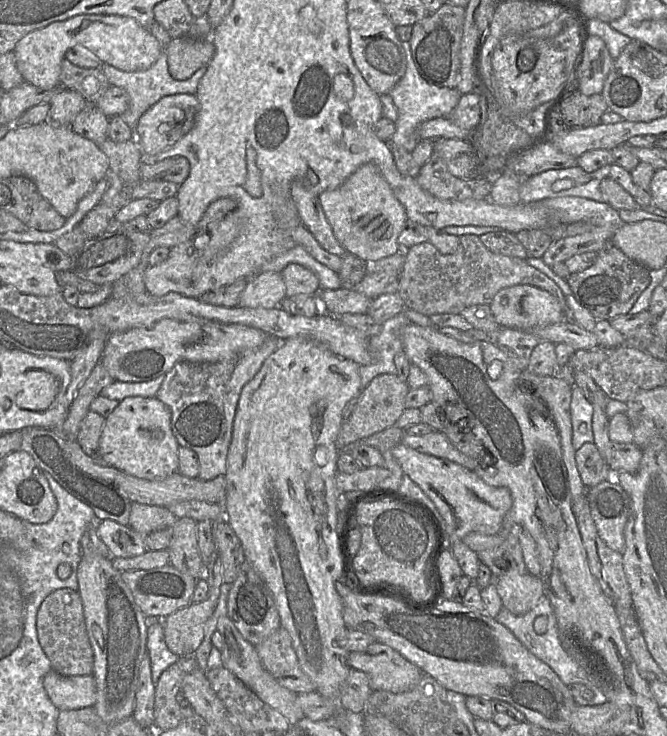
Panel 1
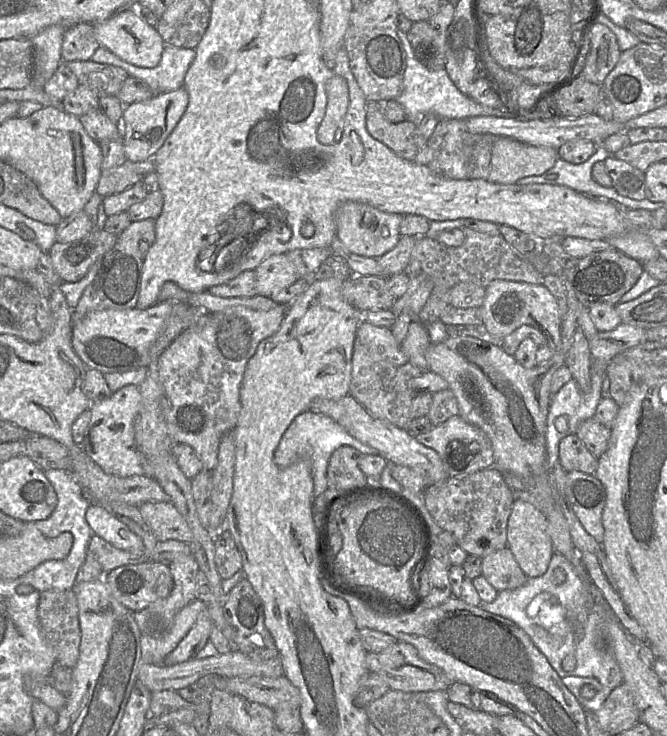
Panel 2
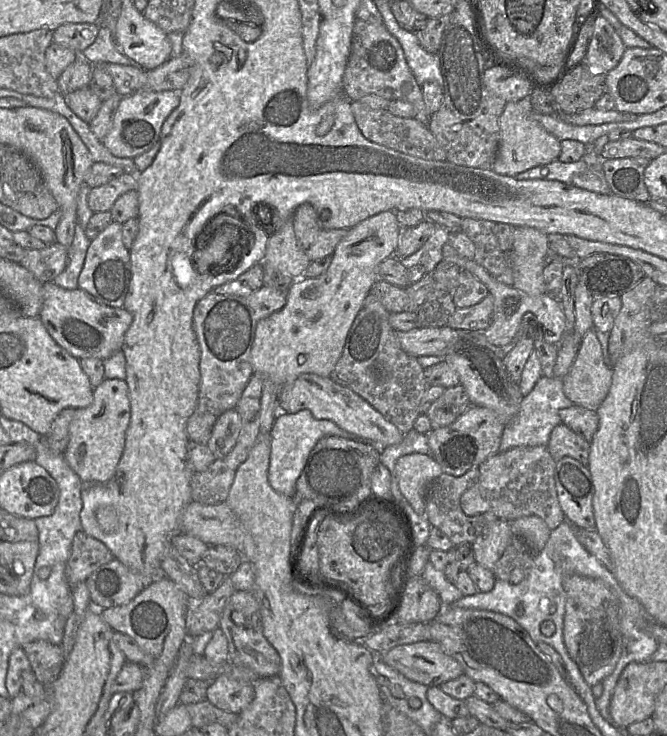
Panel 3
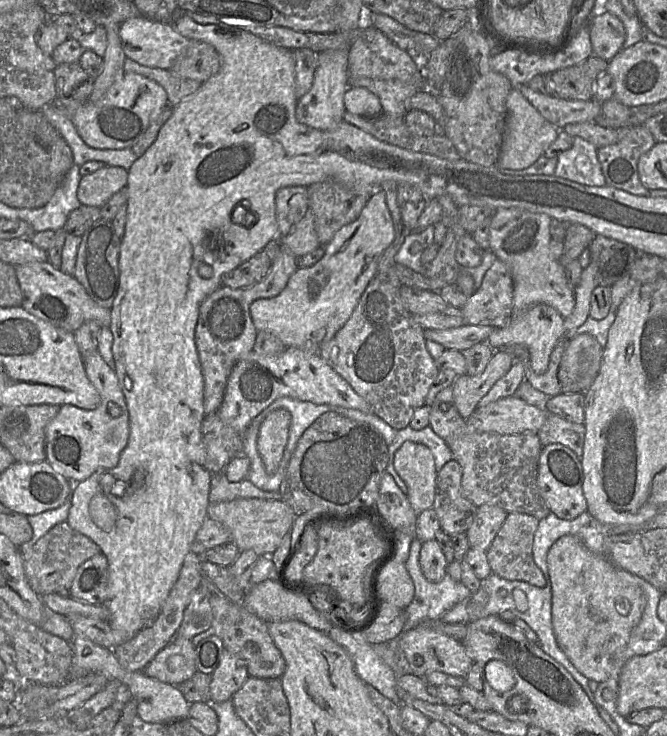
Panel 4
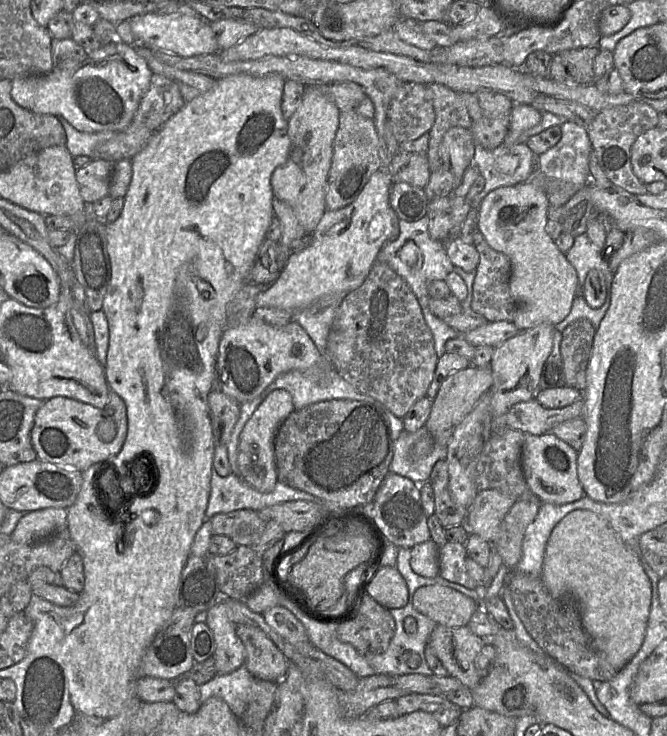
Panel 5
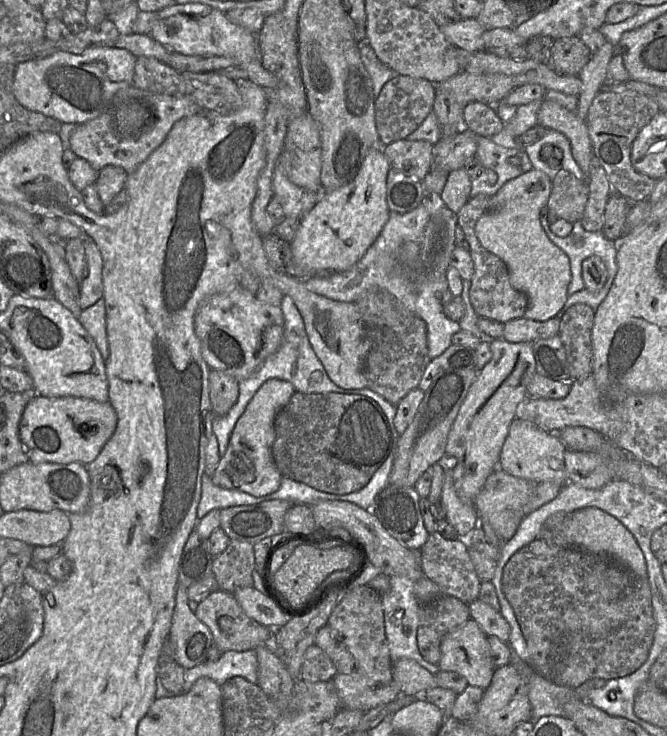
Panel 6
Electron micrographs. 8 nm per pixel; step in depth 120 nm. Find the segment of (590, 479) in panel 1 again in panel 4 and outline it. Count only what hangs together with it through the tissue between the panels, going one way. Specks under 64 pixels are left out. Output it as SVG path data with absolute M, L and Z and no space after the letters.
M550 414L538 432L541 444L563 444L572 449L581 458L584 451L586 428L556 414Z

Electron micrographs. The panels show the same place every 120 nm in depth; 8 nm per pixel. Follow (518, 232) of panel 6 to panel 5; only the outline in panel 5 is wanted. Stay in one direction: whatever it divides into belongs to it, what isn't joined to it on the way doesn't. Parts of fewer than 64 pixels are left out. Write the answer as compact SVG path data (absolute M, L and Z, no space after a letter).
M521 182L489 192L478 208L480 233L491 248L506 255L511 262L510 291L519 304L513 322L520 331L545 322L553 325L562 322L579 293L578 276L574 267L546 231L549 206L547 194L542 188L529 182Z

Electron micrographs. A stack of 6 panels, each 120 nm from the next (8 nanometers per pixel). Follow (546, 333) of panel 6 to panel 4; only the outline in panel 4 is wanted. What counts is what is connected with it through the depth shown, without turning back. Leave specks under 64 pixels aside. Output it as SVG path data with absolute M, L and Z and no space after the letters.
M464 325L445 330L428 329L424 331L424 336L426 340L435 341L445 349L462 351L487 341L495 330L493 326Z

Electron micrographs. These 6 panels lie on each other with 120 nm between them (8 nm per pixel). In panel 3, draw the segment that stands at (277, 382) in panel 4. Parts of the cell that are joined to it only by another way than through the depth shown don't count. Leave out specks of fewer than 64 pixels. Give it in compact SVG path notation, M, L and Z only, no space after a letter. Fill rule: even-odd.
M305 373L279 388L280 413L296 413L304 409L309 410L316 419L330 420L343 430L369 441L379 449L399 444L404 438L404 434L366 400L352 389L334 382L330 377ZM237 408L222 413L216 420L208 446L216 459L225 457L235 446L242 429Z

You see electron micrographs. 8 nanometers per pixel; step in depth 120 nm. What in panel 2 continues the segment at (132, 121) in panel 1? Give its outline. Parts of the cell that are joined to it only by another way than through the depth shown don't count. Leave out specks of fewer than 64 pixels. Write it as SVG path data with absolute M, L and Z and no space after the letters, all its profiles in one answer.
M165 44L161 60L153 68L132 65L103 46L96 49L91 60L120 67L130 77L143 81L154 94L160 94L183 88L186 72L194 58L194 49Z

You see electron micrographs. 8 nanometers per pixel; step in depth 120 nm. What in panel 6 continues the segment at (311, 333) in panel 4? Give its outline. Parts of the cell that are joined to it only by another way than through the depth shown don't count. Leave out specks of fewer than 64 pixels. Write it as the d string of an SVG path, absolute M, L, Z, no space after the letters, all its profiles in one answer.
M384 147L372 149L352 182L331 192L321 192L314 207L299 221L291 242L292 263L288 273L305 280L323 271L345 272L365 255L389 219L386 201L389 168Z

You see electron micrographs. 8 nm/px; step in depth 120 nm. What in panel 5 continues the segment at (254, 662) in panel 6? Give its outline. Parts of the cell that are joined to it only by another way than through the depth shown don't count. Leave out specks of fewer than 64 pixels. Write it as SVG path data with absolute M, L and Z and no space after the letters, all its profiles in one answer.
M245 664L230 674L215 675L198 687L201 700L204 702L210 697L219 697L237 718L242 717L247 712L253 678Z

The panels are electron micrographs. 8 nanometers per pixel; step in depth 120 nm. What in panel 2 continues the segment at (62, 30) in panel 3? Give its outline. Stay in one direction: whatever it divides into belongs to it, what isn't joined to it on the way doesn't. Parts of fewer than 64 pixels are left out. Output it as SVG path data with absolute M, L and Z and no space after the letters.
M79 23L66 29L61 56L66 62L91 60L99 46L94 34L93 23Z

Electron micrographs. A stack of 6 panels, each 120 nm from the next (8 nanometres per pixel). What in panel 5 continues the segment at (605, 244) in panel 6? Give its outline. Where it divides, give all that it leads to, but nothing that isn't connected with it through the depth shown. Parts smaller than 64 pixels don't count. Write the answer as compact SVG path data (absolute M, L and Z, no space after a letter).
M586 233L574 238L573 246L566 253L566 258L577 273L579 292L581 292L587 273L591 269L600 270L604 274L606 282L614 279L614 273L603 258L602 251L591 242Z

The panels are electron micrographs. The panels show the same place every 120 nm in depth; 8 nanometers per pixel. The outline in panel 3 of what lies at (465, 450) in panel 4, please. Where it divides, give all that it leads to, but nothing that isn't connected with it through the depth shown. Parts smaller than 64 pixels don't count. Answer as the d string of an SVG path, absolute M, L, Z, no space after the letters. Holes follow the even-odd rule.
M462 385L446 388L427 411L431 428L438 429L453 423L469 408L469 398ZM543 445L497 452L478 466L478 481L462 495L461 507L469 516L491 511L496 517L507 521L538 516L551 530L555 529L566 520L555 486L555 464L547 446Z

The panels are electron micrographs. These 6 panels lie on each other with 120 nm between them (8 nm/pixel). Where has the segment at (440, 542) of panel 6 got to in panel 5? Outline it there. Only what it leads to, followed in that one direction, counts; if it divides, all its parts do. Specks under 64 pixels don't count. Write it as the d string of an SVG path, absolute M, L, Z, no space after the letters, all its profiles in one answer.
M448 541L439 548L440 571L438 576L467 589L476 589L466 569L466 558L466 548L463 544Z

